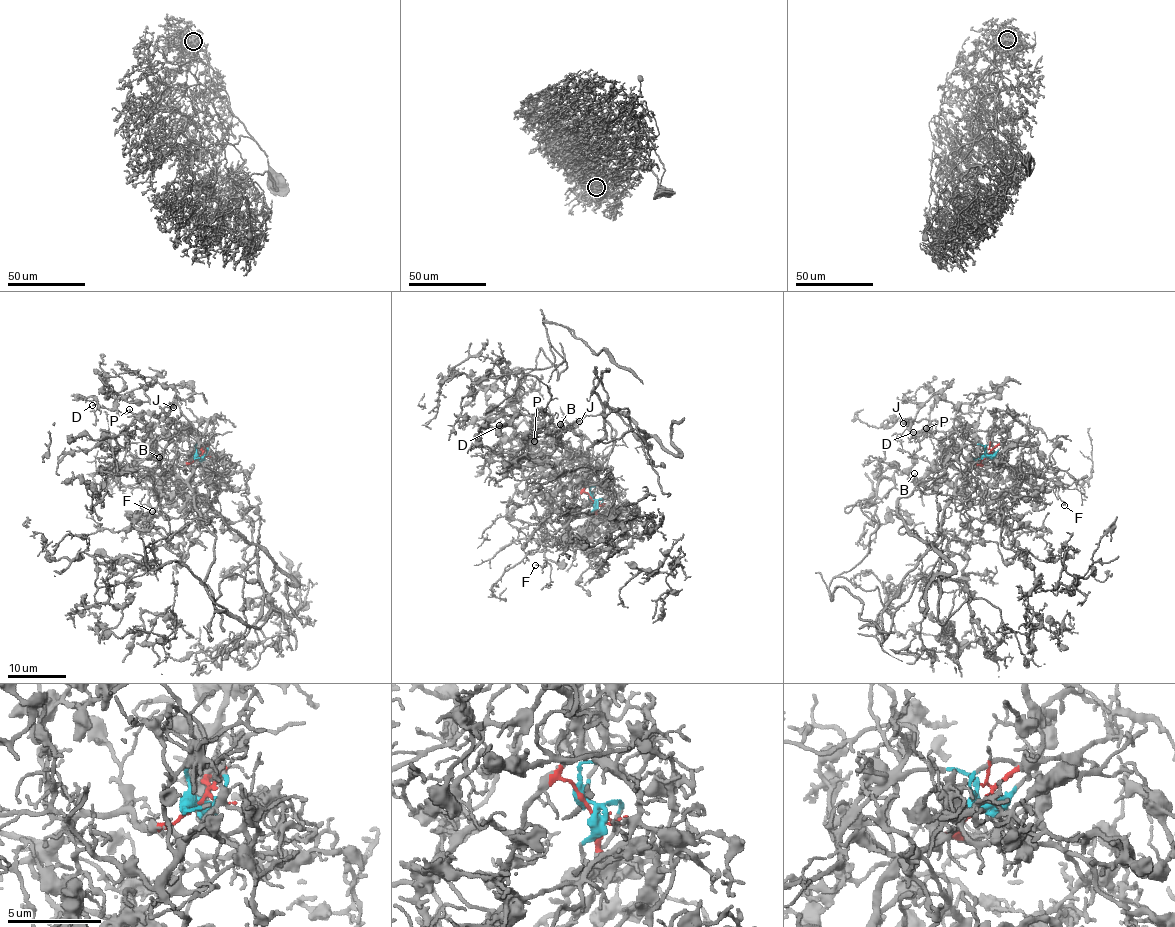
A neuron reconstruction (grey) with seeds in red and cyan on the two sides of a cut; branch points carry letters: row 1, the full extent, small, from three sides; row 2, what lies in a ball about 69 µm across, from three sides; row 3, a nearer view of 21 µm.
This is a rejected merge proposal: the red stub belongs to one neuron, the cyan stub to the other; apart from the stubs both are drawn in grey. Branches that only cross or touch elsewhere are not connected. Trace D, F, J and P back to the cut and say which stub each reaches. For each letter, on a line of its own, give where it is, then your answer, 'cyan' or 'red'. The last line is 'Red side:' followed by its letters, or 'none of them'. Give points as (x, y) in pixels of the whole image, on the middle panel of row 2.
D: (499, 425) | cyan
F: (535, 565) | red
J: (579, 421) | cyan
P: (534, 441) | cyan
Red side: F

